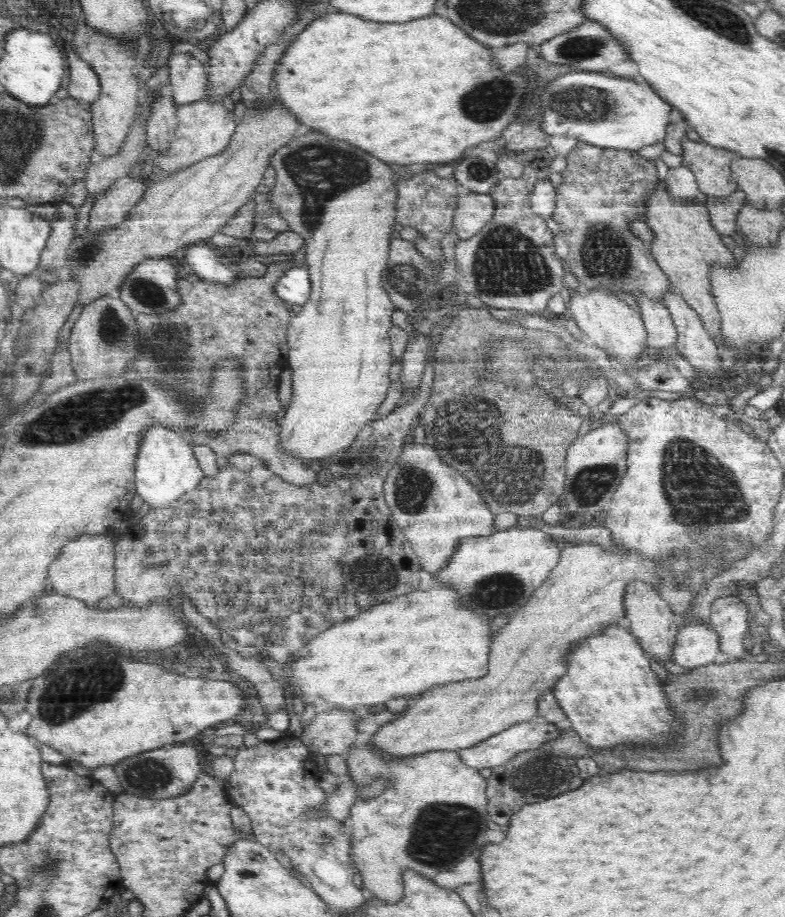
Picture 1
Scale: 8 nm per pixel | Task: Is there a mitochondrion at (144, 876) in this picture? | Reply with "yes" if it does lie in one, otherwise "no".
no

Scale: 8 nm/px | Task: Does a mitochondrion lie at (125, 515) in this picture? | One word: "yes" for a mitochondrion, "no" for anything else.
no

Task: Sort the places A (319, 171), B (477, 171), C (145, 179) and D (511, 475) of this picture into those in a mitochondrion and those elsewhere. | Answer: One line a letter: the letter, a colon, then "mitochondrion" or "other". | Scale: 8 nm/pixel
A: mitochondrion
B: mitochondrion
C: other
D: mitochondrion

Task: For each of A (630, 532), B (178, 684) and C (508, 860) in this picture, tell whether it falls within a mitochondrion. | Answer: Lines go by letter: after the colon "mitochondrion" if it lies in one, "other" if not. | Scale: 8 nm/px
A: other
B: other
C: other

